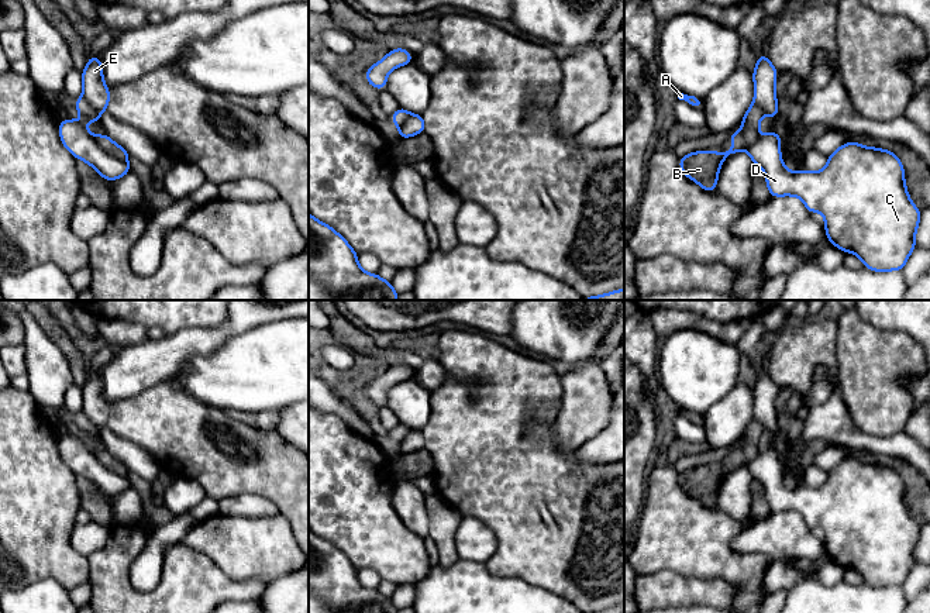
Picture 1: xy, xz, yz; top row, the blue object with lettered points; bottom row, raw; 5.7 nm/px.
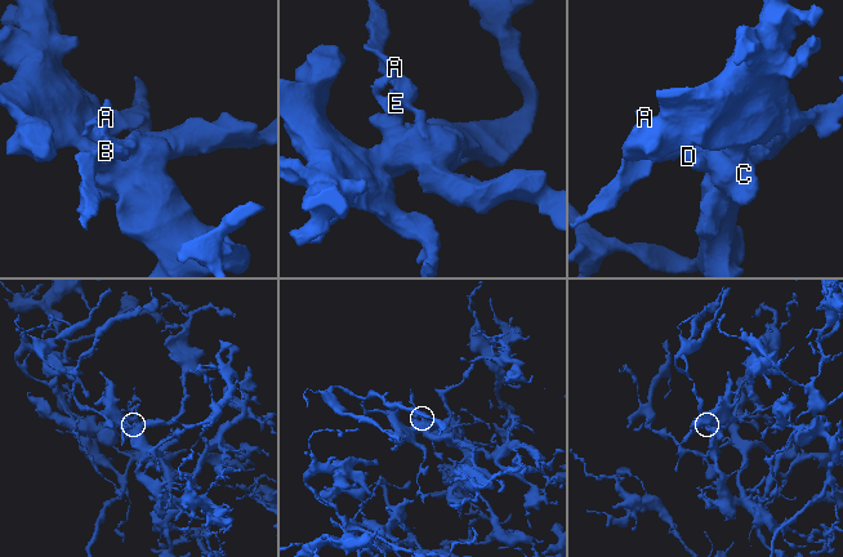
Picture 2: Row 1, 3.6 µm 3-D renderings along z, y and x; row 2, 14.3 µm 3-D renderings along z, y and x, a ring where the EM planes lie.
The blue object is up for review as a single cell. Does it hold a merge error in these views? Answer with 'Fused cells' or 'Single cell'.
Fused cells

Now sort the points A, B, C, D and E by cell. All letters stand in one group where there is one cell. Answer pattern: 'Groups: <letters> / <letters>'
Groups: A C D E / B

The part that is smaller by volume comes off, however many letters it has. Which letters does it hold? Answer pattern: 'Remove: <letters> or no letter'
Remove: B

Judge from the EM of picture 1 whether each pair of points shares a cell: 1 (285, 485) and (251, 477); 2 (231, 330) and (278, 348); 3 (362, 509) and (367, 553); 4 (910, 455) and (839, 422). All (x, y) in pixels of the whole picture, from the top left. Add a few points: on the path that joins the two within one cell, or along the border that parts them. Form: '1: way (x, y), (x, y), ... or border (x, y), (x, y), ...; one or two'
1: way (276, 477), (259, 477); one
2: border (271, 322), (226, 338), (213, 353); two
3: way (362, 520), (367, 529), (367, 541); one
4: way (892, 446), (857, 440); one

